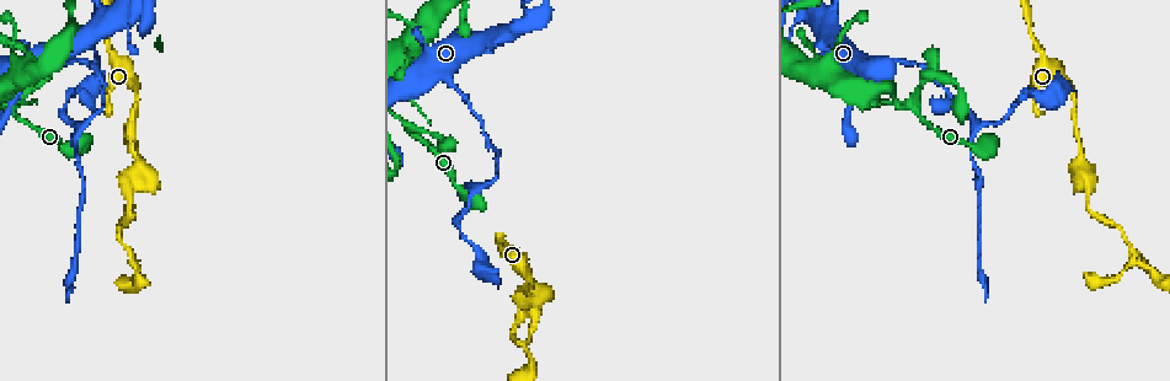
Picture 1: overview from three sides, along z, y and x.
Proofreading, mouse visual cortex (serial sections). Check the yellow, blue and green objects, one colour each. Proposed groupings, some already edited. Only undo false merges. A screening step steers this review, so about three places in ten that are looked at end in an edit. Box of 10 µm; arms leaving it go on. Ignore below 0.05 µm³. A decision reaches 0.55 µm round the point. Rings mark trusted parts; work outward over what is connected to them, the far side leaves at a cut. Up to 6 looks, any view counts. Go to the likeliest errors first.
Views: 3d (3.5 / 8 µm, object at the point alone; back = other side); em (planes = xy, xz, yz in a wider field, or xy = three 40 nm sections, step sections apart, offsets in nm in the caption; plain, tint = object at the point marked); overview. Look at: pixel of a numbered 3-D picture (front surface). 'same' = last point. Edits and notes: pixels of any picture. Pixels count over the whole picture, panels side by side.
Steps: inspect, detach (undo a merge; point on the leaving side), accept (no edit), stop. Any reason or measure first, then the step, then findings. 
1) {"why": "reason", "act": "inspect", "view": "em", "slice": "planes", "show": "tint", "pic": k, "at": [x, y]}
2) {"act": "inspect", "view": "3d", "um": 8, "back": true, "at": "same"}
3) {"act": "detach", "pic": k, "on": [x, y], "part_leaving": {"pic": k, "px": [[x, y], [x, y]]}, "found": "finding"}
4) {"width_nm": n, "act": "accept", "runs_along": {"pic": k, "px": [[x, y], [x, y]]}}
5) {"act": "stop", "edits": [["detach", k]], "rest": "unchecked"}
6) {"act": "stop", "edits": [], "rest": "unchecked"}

{"why": "abrupt turn", "act": "inspect", "view": "3d", "um": 3.5, "pic": 1, "at": [526, 348]}

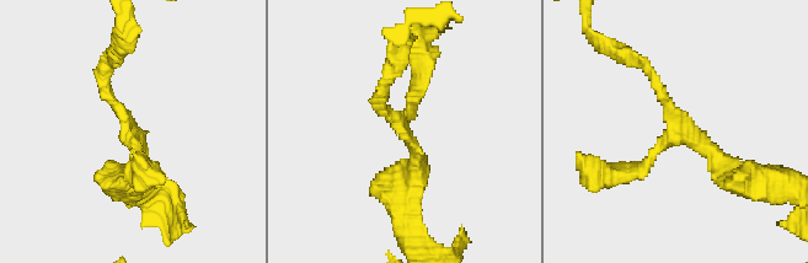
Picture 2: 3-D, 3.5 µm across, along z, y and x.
{"why": "shape alone is not enough", "act": "inspect", "view": "em", "slice": "xy", "step": 5, "show": "tint", "pic": 2, "at": [404, 122]}

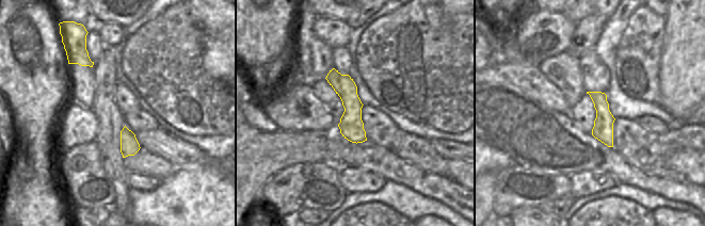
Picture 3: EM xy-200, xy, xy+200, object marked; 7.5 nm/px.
{"arms": 3, "act": "accept", "runs_along": {"pic": 3, "px": [[332, 73], [348, 92], [359, 140]]}, "found": "continuous, no second cell"}

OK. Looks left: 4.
{"why": "abrupt turn", "act": "inspect", "view": "3d", "um": 8, "pic": 1, "at": [15, 109]}

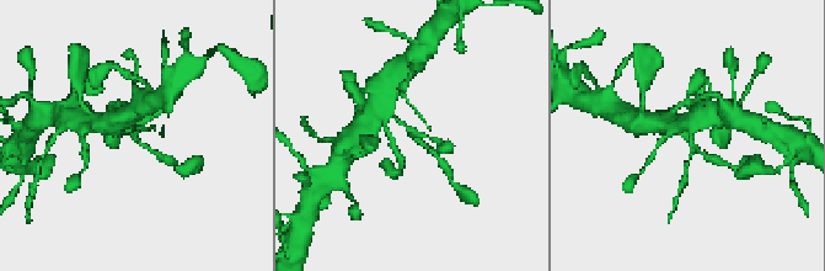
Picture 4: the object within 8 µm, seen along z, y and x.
{"arms": 3, "arm_widths_nm": [150, 150, 200], "why": "need the tissue", "act": "inspect", "view": "em", "slice": "xy", "step": 1, "show": "tint", "at": "same"}

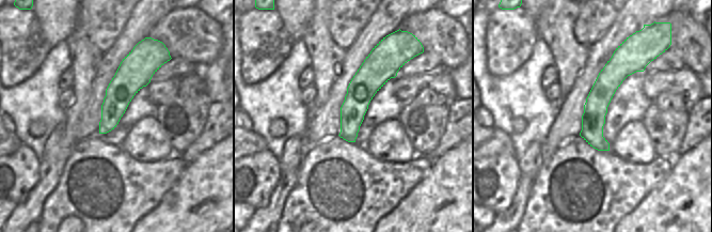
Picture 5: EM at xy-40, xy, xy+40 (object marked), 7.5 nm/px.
{"width_nm": 200, "act": "accept", "runs_along": {"pic": 5, "px": [[619, 50], [596, 105], [600, 148]]}, "found": "all the same cell"}

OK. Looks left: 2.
{"why": "sudden change in width", "act": "inspect", "view": "em", "slice": "xy", "step": 2, "show": "tint", "pic": 1, "at": [461, 91]}

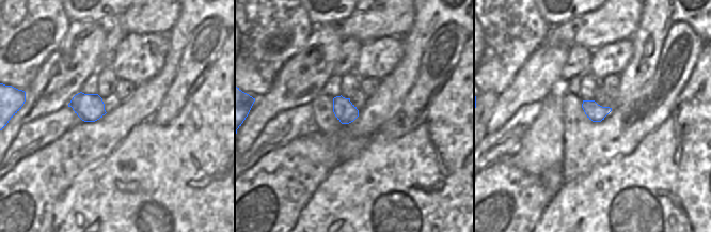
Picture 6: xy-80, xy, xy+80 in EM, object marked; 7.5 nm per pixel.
{"act": "inspect", "view": "3d", "um": 3.5, "at": "same"}

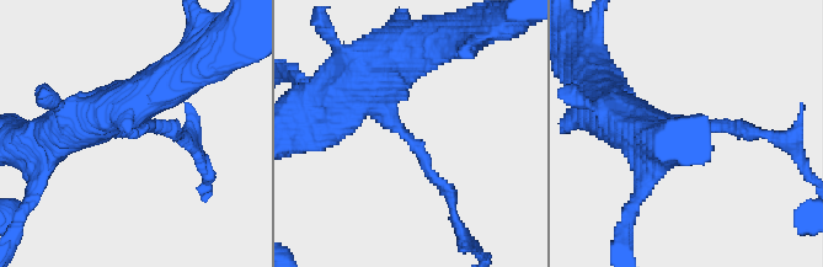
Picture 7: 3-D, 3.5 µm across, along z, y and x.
{"arm_widths_nm": [150, 500], "act": "detach", "pic": 7, "on": [443, 183], "part_leaving": {"pic": 7, "px": [[416, 149], [473, 247]]}, "found": "a second cell is stuck on"}

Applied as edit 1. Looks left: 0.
{"act": "stop", "edits": [["detach", 7]], "rest": "unchecked"}

